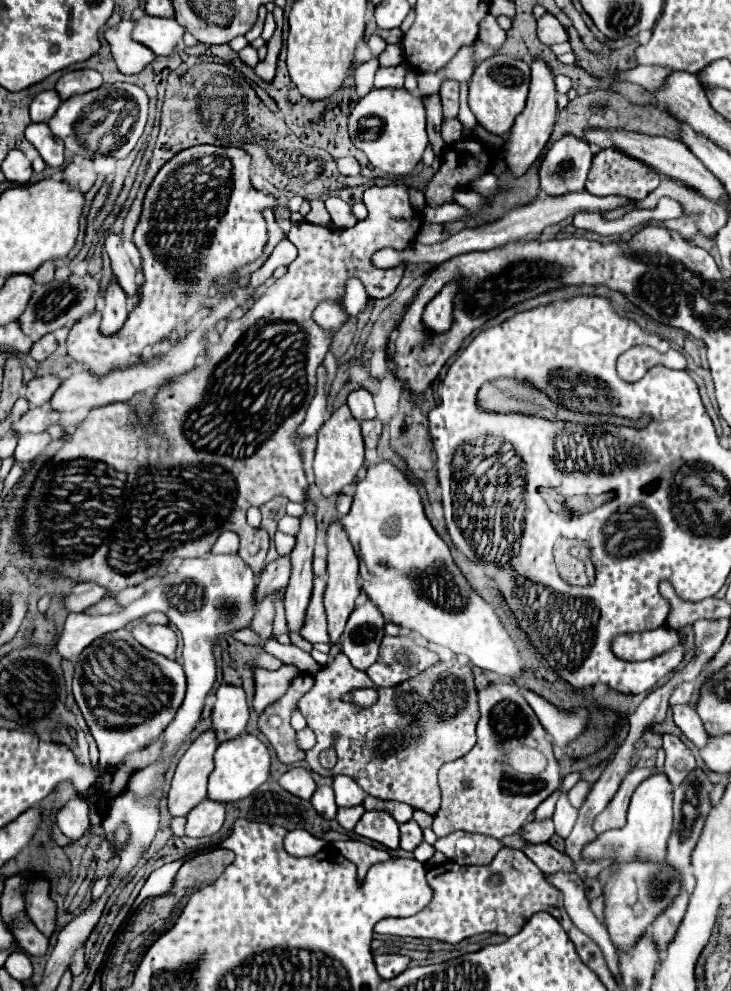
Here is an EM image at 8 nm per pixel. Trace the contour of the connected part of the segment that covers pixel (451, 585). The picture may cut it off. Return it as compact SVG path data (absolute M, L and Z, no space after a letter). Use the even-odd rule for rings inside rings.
M380 462L366 470L366 476L356 482L352 508L344 518L340 518L340 524L346 530L352 546L356 546L358 550L362 592L368 594L368 598L376 604L376 608L388 622L414 630L428 642L440 644L452 650L454 654L466 654L470 662L478 668L508 678L520 674L522 662L514 640L500 624L500 618L496 616L494 608L468 586L466 578L456 568L450 556L450 548L444 544L444 540L434 532L432 524L428 522L416 486L412 486L410 480L396 466L392 466L390 462Z

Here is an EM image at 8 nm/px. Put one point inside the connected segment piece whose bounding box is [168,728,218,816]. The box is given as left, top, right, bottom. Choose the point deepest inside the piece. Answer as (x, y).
(188, 788)

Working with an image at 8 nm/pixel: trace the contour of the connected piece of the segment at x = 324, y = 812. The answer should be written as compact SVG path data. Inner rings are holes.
M320 786L320 788L316 788L316 792L314 792L314 796L312 796L310 802L314 804L314 808L318 810L320 816L324 816L324 818L328 818L328 820L336 816L338 806L336 806L336 802L334 802L334 790L332 790L330 786Z

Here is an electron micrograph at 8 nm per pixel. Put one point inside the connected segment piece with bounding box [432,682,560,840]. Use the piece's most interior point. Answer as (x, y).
(481, 792)

